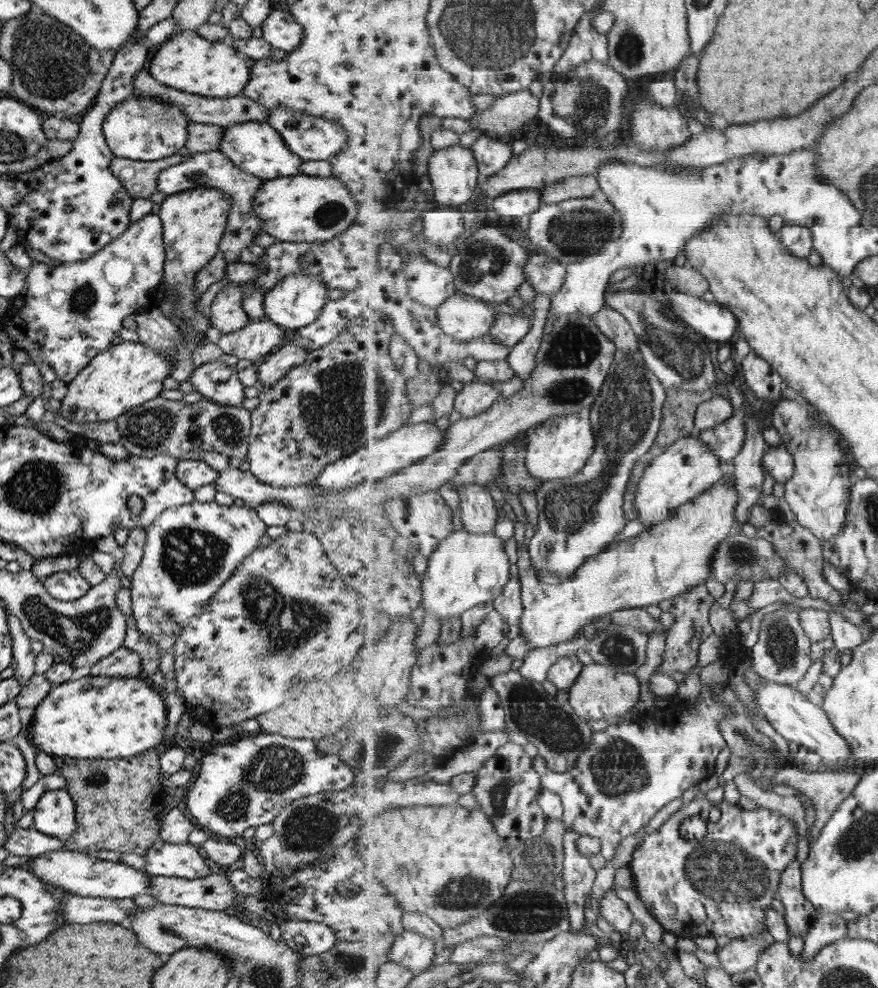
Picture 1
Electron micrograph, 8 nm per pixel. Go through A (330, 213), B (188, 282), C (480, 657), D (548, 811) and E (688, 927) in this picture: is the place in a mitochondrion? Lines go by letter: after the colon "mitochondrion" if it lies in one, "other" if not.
A: mitochondrion
B: mitochondrion
C: other
D: other
E: other

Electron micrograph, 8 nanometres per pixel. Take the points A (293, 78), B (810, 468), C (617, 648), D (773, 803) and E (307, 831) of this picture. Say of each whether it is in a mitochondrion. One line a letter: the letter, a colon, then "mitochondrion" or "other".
A: other
B: other
C: mitochondrion
D: other
E: mitochondrion

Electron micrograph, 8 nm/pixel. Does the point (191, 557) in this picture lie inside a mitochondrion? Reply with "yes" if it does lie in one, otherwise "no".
yes

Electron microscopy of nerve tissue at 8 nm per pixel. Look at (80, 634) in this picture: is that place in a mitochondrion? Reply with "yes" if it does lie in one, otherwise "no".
yes

